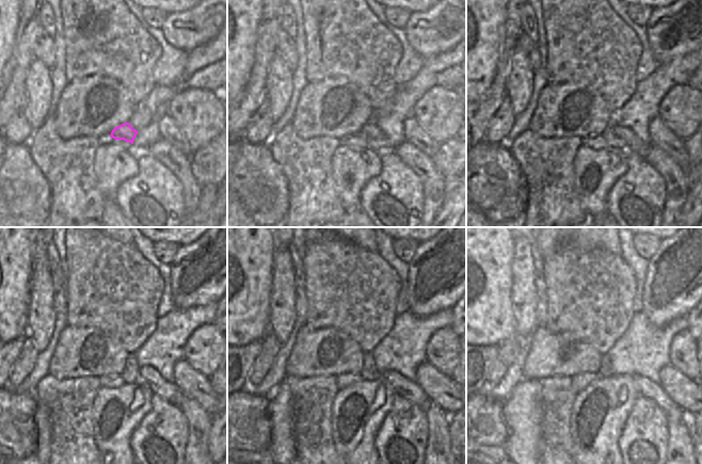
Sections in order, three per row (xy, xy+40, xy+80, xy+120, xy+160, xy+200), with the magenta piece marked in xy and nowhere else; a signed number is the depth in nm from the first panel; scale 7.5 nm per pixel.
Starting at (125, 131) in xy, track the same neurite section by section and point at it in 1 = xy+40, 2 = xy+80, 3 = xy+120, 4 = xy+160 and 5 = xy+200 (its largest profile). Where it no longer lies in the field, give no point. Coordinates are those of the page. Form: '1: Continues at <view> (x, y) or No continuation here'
1: Continues at xy+40 (370, 131)
2: Continues at xy+80 (634, 143)
3: Continues at xy+120 (170, 392)
4: Continues at xy+160 (410, 390)
5: Continues at xy+200 (648, 388).

